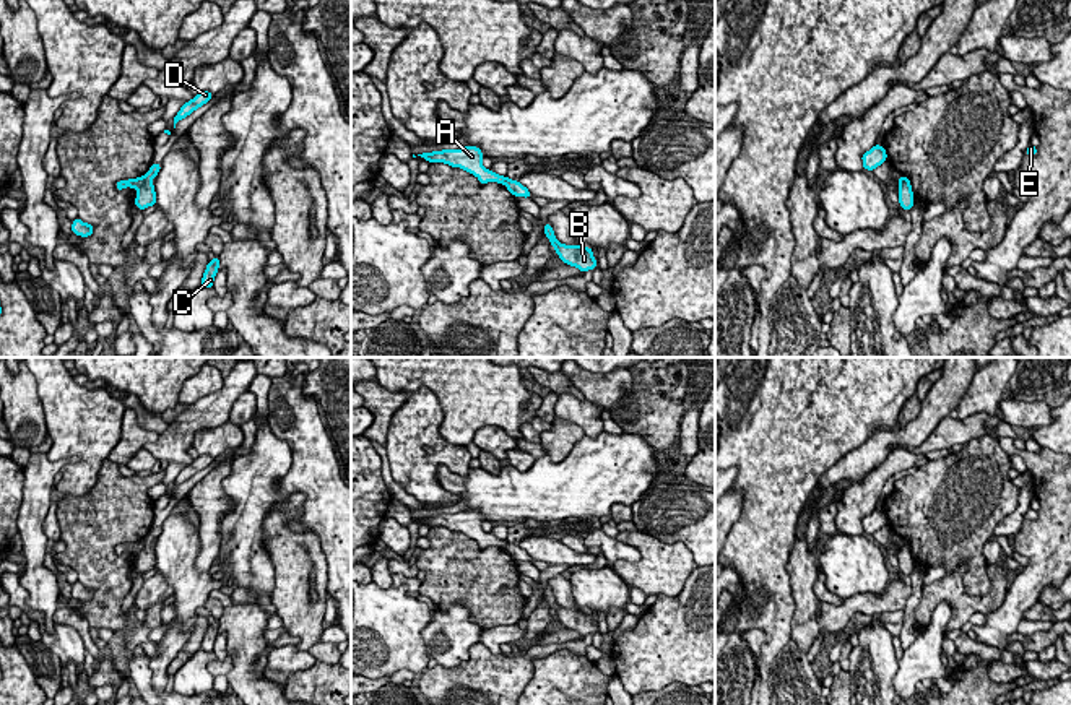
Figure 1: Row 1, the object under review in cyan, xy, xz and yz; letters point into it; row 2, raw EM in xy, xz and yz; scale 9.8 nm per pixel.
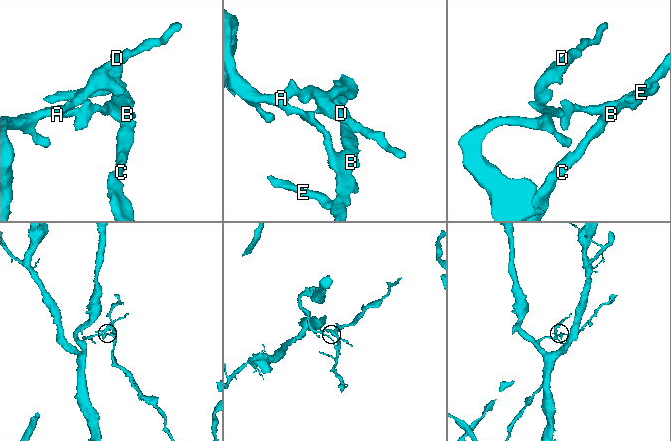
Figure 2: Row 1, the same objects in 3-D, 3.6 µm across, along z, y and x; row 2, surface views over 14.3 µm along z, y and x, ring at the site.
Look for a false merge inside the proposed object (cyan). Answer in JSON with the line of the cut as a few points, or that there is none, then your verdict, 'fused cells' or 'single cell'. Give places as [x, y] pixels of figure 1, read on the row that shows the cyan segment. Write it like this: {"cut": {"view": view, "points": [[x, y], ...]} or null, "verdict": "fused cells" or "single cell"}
{"cut": {"view": "xy", "points": [[145, 176], [145, 181], [137, 189]]}, "verdict": "fused cells"}

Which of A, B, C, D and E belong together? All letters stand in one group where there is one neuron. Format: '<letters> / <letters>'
A D / B C E

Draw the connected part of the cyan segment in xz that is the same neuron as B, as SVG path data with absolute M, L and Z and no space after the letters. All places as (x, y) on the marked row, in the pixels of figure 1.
M548 221L543 227L543 232L549 239L556 255L564 262L564 265L570 265L579 268L582 273L598 268L598 262L593 258L593 249L583 245L566 245L556 239L551 223Z

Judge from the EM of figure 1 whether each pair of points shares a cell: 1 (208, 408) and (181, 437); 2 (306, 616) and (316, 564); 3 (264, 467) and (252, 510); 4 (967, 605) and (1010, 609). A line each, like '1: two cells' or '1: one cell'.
1: one cell
2: one cell
3: one cell
4: two cells

